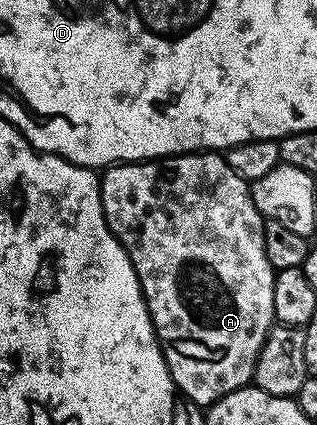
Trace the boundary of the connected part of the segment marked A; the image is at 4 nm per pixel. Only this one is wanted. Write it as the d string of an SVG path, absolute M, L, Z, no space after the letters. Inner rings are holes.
M216 151L177 153L175 157L157 157L155 161L117 163L107 166L99 174L99 179L102 211L106 215L106 223L112 234L118 239L120 246L126 251L126 255L138 275L138 283L141 291L144 292L144 301L148 304L148 314L152 320L156 338L160 340L160 350L166 359L168 370L174 379L177 390L193 406L207 407L218 399L245 388L252 381L252 376L256 370L256 360L262 351L262 343L276 321L274 315L274 279L277 275L277 270L273 269L270 259L266 259L266 243L262 243L262 231L266 219L258 211L258 207L254 207L249 182L244 181L238 175L234 175L230 163L226 163L224 156Z

